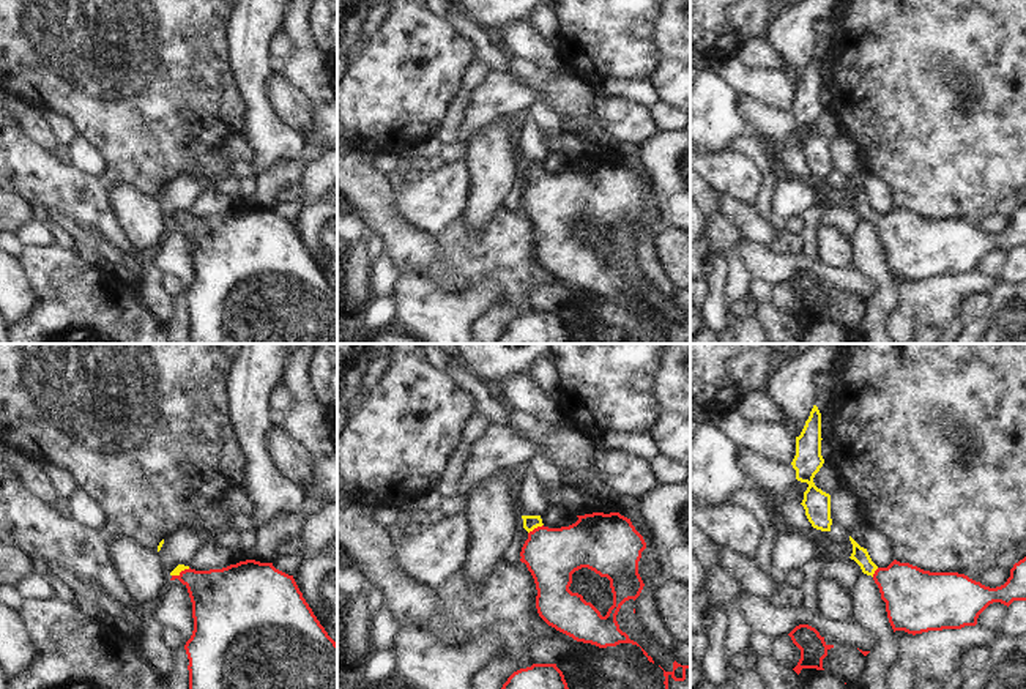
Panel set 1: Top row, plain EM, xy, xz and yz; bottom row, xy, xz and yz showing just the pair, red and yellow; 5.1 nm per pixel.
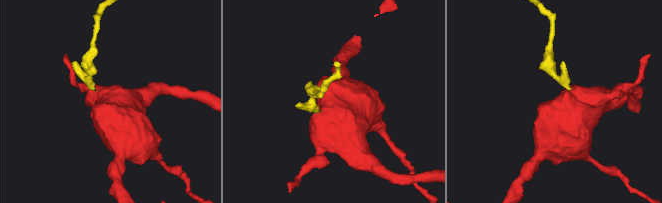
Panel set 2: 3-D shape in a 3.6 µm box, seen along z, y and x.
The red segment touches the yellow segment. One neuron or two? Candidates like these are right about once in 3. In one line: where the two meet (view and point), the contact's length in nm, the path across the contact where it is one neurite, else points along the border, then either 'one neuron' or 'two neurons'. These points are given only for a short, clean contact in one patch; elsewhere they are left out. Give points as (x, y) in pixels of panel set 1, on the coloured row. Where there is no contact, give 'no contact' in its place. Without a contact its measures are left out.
xz (535, 528) | 90 nm | across xz (552, 555), (535, 528), (530, 522) | one neuron

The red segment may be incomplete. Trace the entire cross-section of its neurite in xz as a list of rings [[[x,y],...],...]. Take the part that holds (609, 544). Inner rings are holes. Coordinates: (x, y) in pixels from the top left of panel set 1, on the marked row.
[[[619,512],[577,517],[569,527],[548,528],[541,516],[522,516],[528,539],[520,561],[534,579],[537,613],[548,626],[577,642],[599,648],[619,643],[640,646],[619,629],[616,615],[645,587],[638,561],[646,542],[630,519]],[[582,568],[610,580],[613,605],[605,616],[582,594],[569,590],[572,574]]]

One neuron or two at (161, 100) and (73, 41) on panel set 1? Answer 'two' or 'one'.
one

